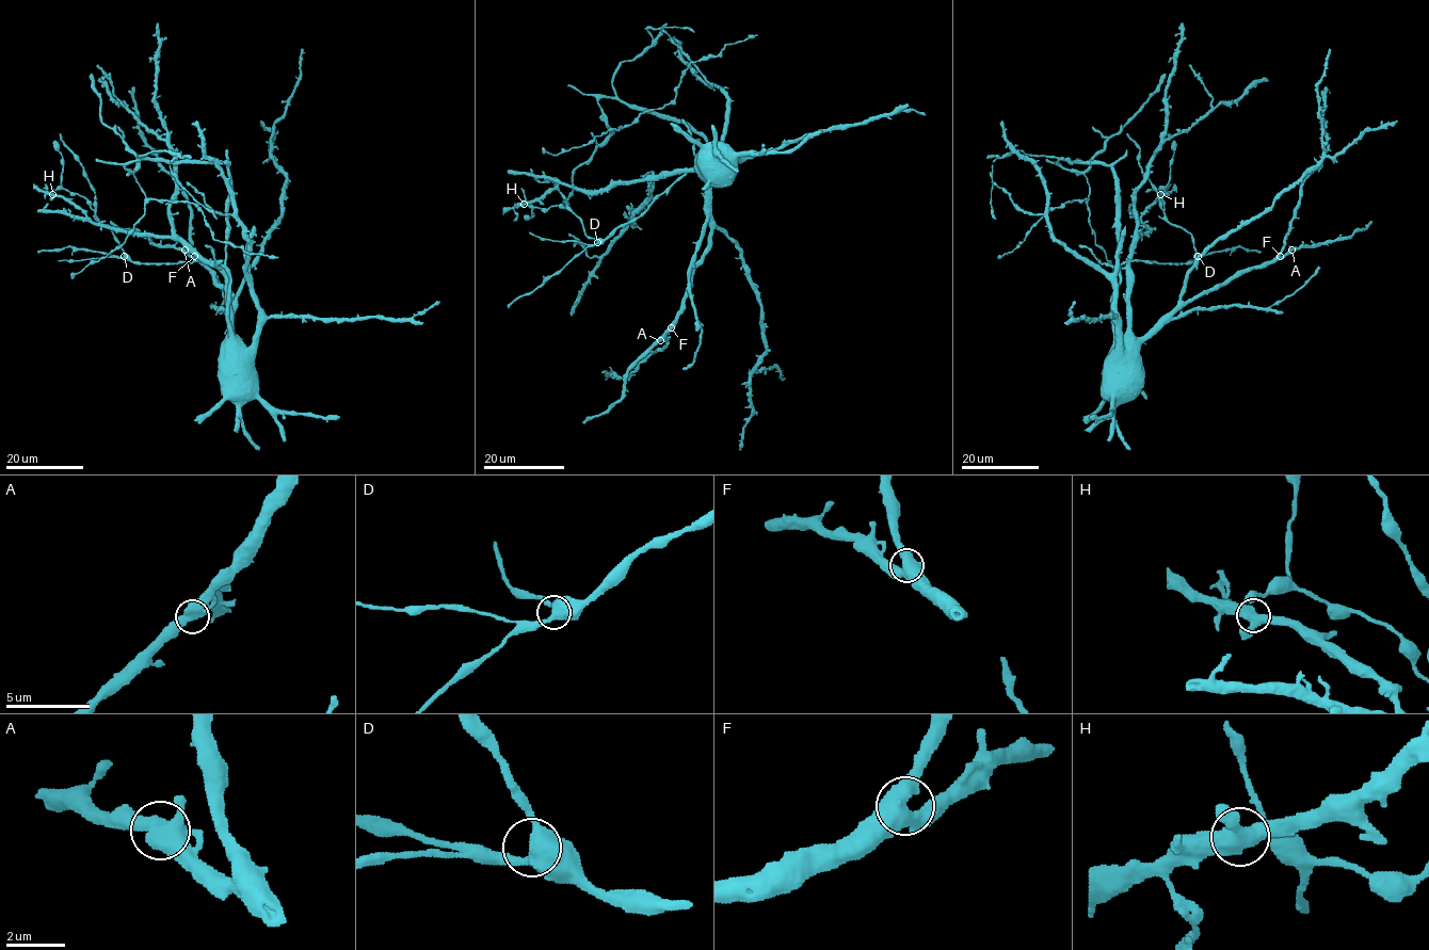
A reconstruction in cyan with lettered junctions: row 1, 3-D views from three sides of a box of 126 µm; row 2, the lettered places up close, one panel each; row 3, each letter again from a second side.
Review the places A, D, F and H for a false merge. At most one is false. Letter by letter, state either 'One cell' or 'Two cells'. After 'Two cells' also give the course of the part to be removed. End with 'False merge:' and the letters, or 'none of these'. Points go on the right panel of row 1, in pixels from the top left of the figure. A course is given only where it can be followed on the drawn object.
A: One cell
D: One cell
F: One cell
H: One cell
False merge: none of these

